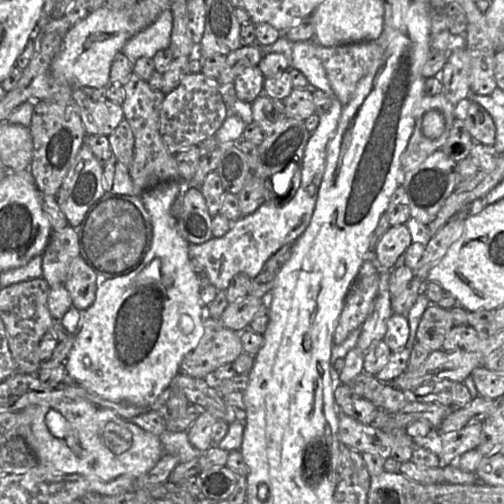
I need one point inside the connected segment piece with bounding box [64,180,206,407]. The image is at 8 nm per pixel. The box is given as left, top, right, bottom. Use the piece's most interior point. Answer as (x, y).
(130, 342)

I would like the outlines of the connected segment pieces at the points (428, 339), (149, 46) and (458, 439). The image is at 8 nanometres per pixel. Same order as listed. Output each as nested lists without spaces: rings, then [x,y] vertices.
[[[430,303],[421,316],[416,341],[430,352],[441,350],[448,331],[454,326],[450,309]]]
[[[167,8],[151,25],[128,39],[121,52],[132,63],[140,57],[153,58],[157,51],[169,47],[172,24],[173,14]]]
[[[483,420],[469,422],[462,429],[441,434],[441,466],[454,463],[465,452],[476,449],[481,441]]]

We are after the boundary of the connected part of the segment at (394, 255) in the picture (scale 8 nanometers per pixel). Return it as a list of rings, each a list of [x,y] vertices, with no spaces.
[[[406,224],[390,226],[376,242],[374,261],[380,269],[392,270],[397,258],[406,252],[411,243],[411,233]]]

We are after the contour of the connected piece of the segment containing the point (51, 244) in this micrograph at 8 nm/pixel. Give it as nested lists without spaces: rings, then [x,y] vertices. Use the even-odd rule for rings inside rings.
[[[71,225],[52,231],[42,255],[42,277],[49,287],[64,285],[71,262],[80,255],[78,235]]]

